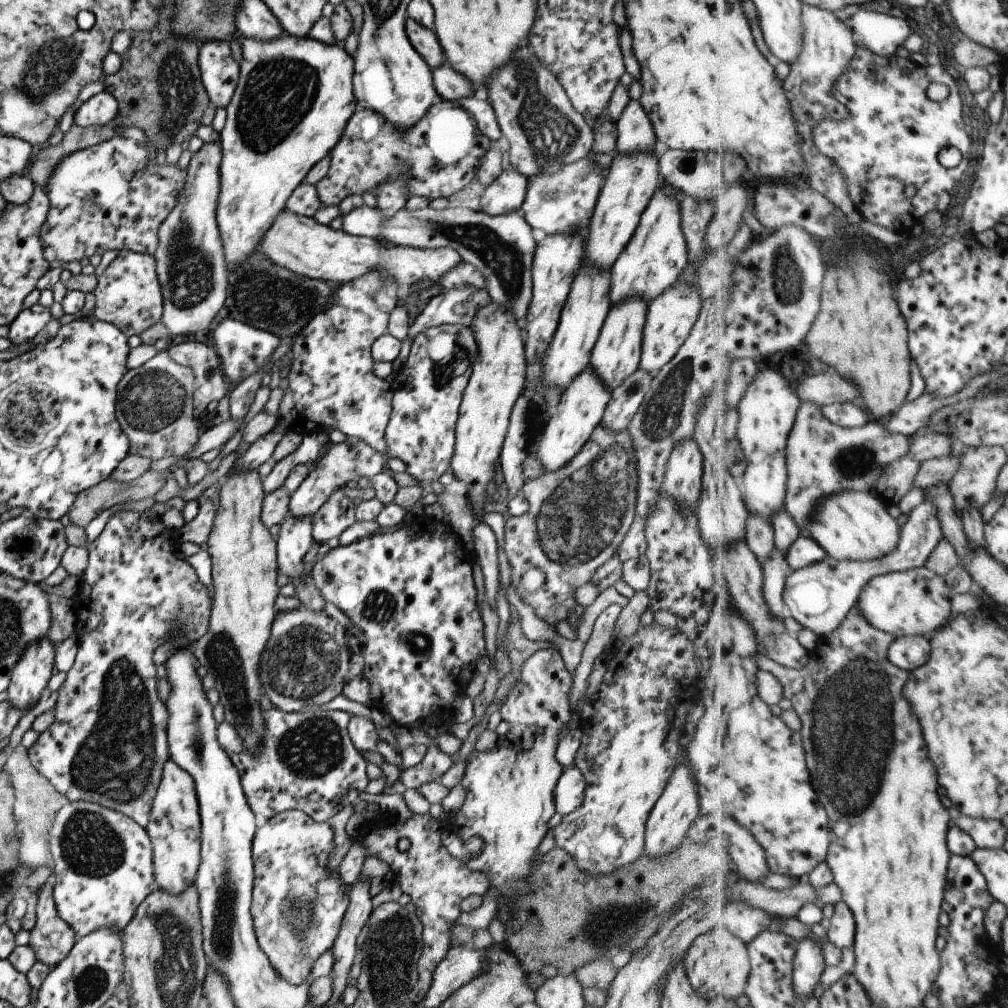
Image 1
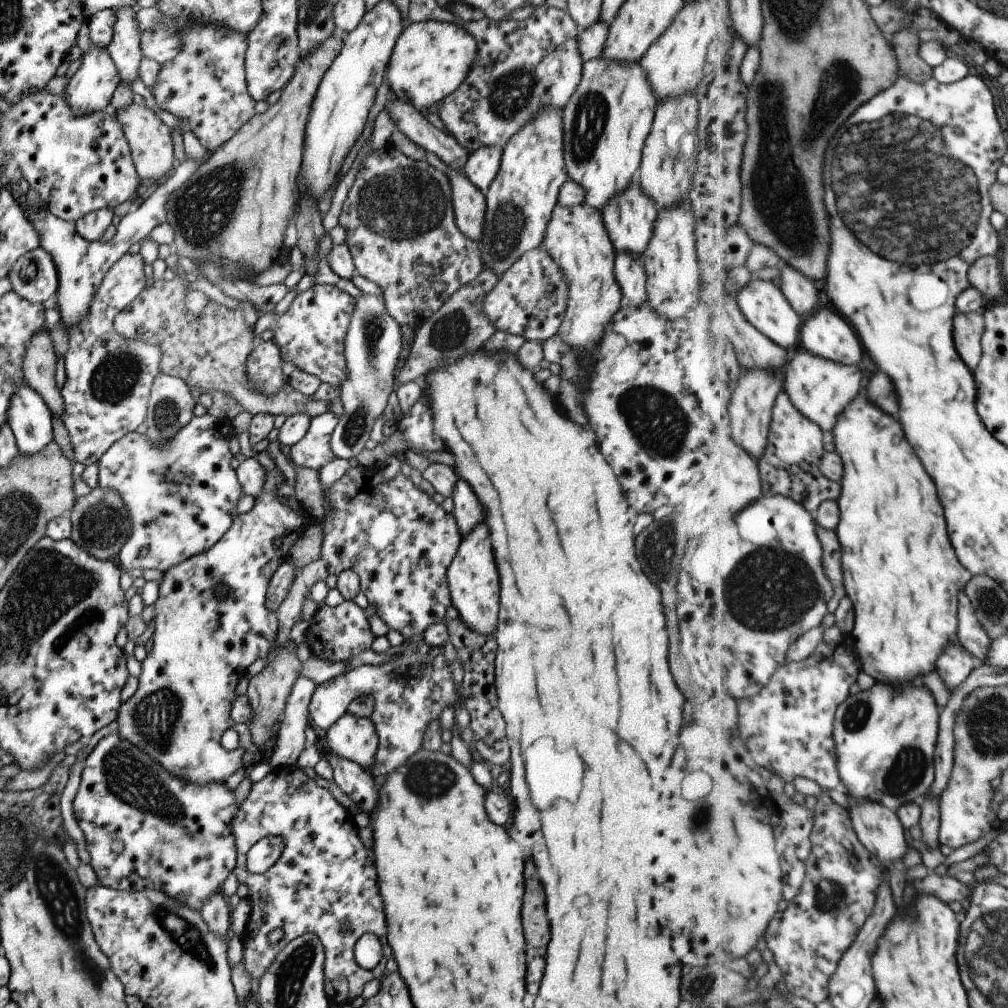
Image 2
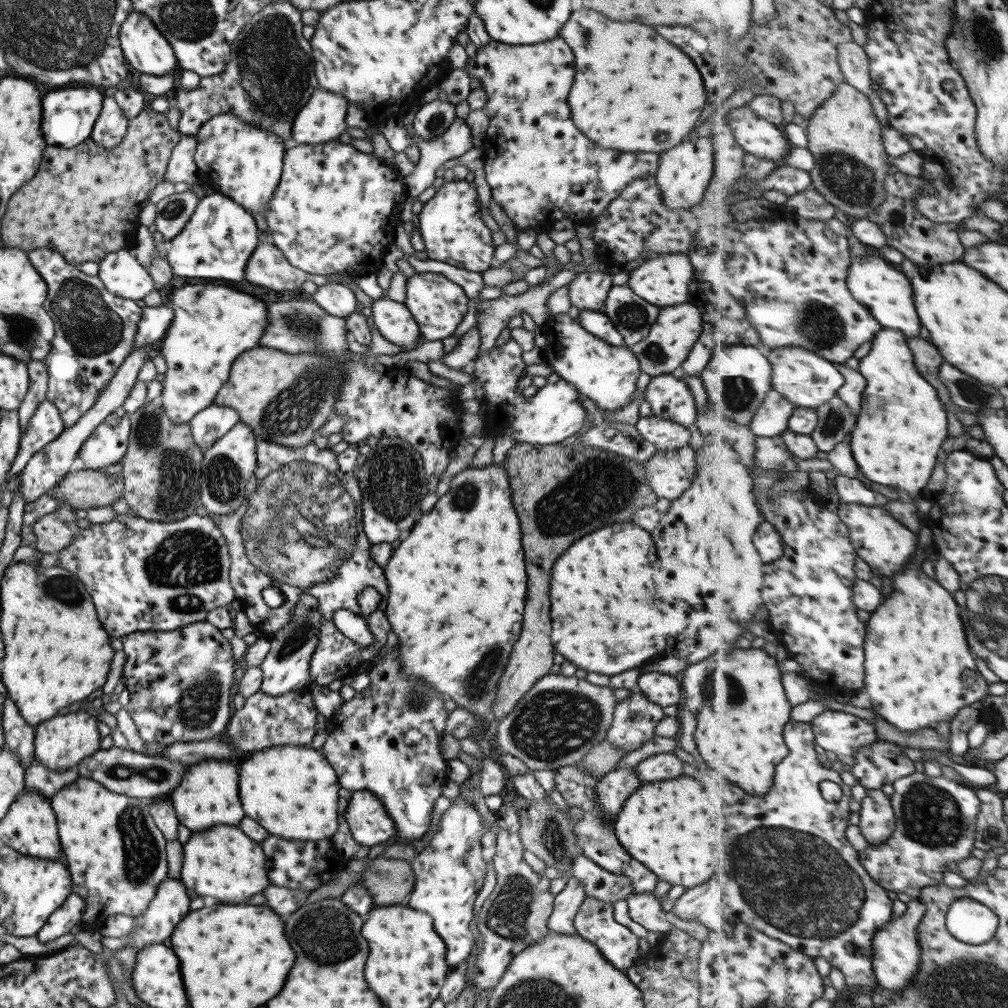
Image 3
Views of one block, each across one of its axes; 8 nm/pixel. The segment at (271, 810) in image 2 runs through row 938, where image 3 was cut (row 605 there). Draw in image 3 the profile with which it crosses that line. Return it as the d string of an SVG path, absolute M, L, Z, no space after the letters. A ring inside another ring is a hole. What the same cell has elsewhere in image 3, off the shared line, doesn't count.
M257 440L255 450L255 471L245 484L244 507L215 517L216 525L224 536L230 556L229 582L234 590L235 600L240 603L241 610L252 625L253 632L261 634L262 637L259 638L265 640L269 640L271 635L290 619L290 612L297 604L301 593L306 592L314 596L320 612L320 629L318 645L309 659L309 676L312 684L325 686L333 680L342 680L353 675L362 662L371 662L385 644L387 631L390 628L385 616L388 596L386 578L383 568L371 558L371 544L361 526L358 482L353 472L339 471L336 455L329 448L319 450L312 442L303 448L286 448ZM307 536L315 538L317 546L307 544L305 542ZM272 586L277 587L284 596L284 603L277 608L267 607L261 597L261 590ZM367 587L374 588L380 594L380 600L375 612L363 616L368 631L372 634L373 642L362 649L335 628L332 616L340 608L349 610L353 614L361 614L356 602L357 595Z

